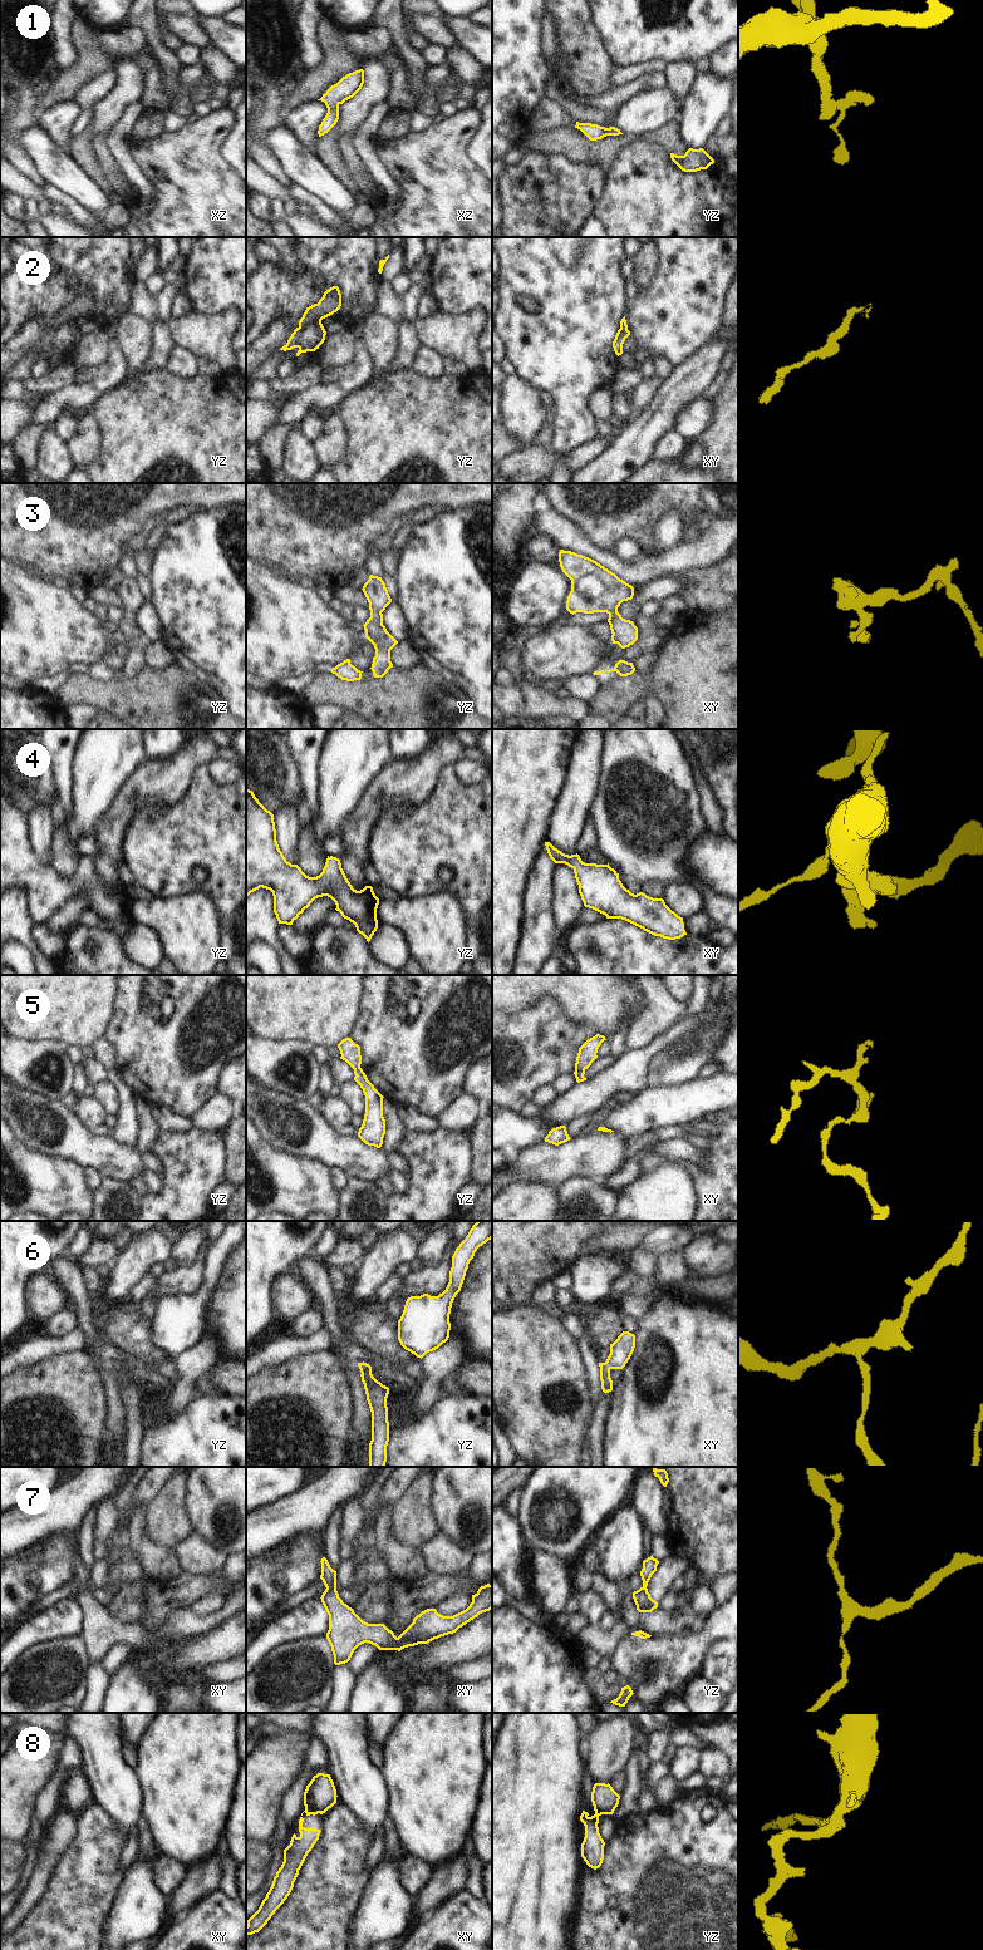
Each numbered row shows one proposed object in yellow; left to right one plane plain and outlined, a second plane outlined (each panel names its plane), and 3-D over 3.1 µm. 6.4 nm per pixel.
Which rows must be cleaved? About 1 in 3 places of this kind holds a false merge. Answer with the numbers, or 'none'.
5

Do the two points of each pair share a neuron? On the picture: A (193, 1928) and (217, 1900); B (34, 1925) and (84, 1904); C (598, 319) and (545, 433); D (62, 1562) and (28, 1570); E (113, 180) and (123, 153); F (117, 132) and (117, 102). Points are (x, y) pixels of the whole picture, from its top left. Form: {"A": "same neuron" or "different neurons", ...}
{"A": "same neuron", "B": "same neuron", "C": "different neurons", "D": "same neuron", "E": "different neurons", "F": "different neurons"}

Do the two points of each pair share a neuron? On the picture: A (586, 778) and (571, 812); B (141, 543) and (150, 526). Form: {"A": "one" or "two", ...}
{"A": "one", "B": "one"}

